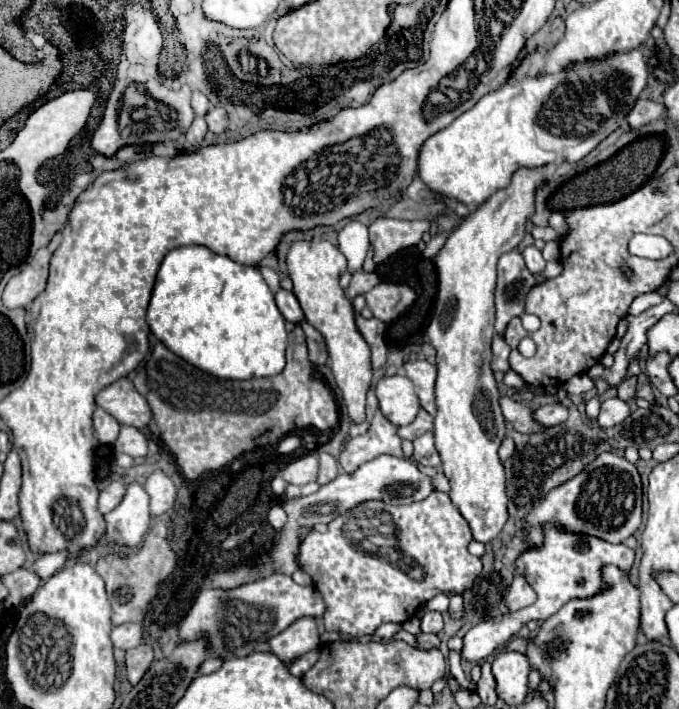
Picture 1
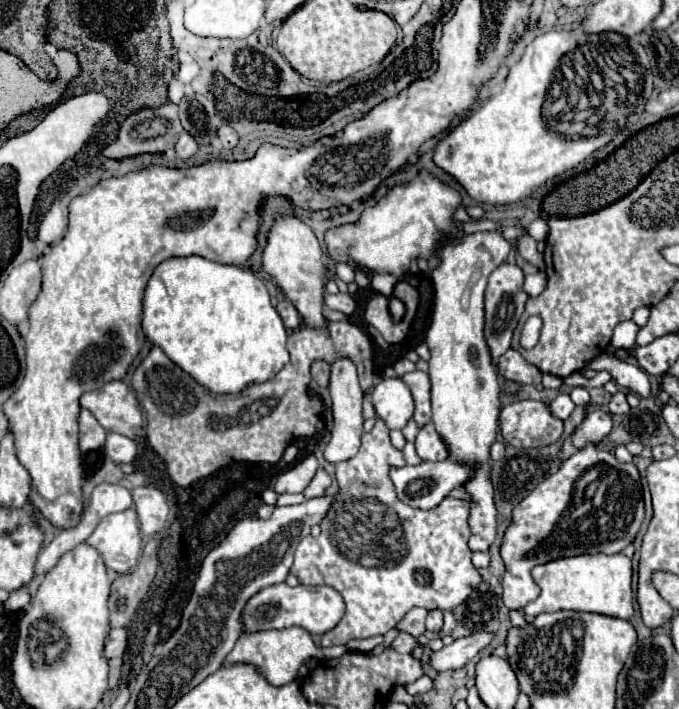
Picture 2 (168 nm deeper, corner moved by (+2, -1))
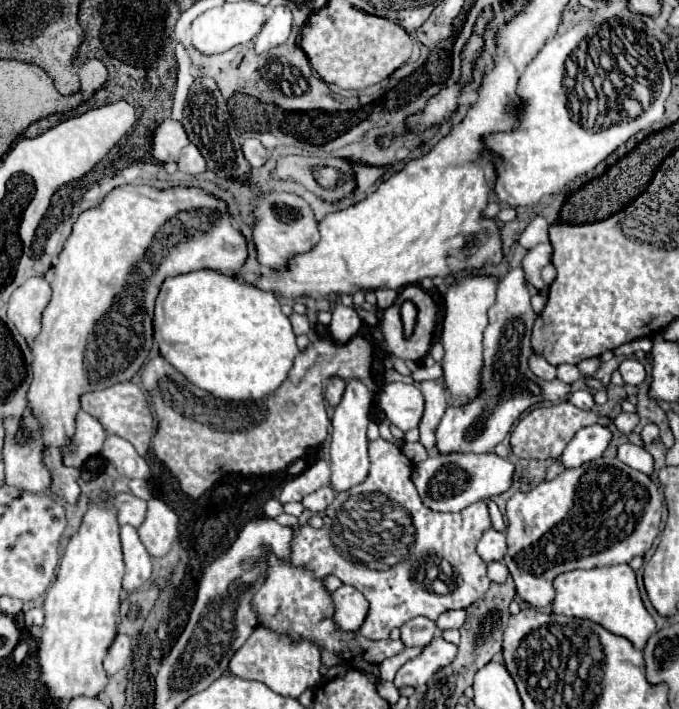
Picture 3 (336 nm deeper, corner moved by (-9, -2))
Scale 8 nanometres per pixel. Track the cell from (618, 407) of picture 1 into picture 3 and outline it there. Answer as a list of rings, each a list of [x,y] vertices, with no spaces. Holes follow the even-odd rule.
[[[591,425],[583,427],[583,431],[577,431],[575,437],[567,443],[565,451],[559,457],[559,463],[565,469],[575,469],[581,467],[583,463],[595,461],[603,455],[611,441],[611,431],[607,427]]]

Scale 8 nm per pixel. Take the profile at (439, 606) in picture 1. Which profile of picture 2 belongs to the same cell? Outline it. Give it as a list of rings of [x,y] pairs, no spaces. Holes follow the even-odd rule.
[[[412,608],[412,610],[402,618],[402,622],[398,622],[396,628],[402,630],[402,632],[408,632],[408,634],[412,634],[412,636],[418,638],[420,634],[426,632],[426,628],[424,628],[426,614],[428,614],[426,608]]]

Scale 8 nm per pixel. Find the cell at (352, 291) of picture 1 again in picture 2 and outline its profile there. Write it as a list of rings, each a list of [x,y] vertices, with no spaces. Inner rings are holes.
[[[338,292],[338,294],[326,294],[326,306],[332,310],[340,310],[344,314],[352,314],[356,308],[354,296],[350,292]]]

